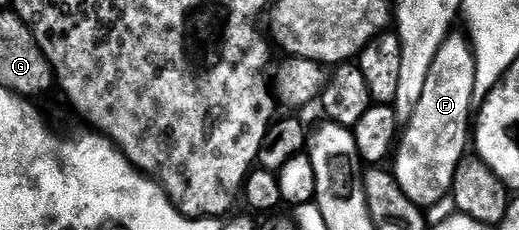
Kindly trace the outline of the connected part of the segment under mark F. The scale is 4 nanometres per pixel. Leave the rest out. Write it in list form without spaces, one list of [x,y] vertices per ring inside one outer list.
[[[452,33],[437,49],[437,57],[433,57],[433,66],[429,68],[429,77],[425,81],[425,90],[421,93],[421,102],[413,109],[413,117],[406,120],[393,155],[393,174],[397,185],[405,189],[405,197],[419,207],[430,209],[443,198],[451,195],[451,187],[455,183],[455,174],[459,164],[463,162],[469,151],[469,140],[473,135],[473,108],[476,106],[475,86],[477,85],[477,65],[475,49],[466,34]]]

